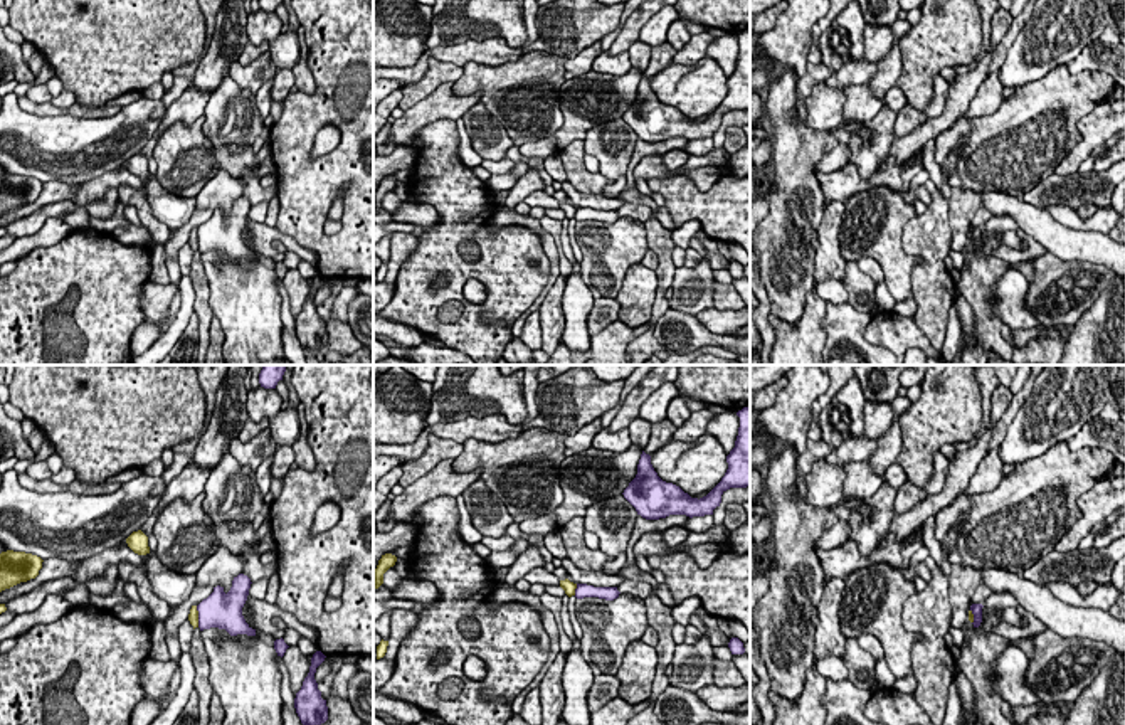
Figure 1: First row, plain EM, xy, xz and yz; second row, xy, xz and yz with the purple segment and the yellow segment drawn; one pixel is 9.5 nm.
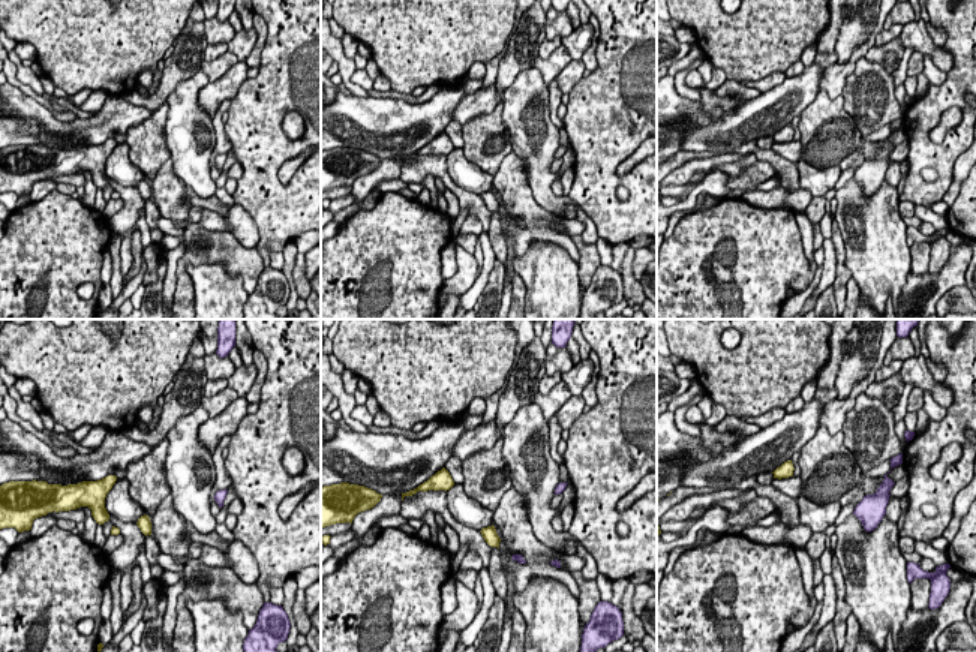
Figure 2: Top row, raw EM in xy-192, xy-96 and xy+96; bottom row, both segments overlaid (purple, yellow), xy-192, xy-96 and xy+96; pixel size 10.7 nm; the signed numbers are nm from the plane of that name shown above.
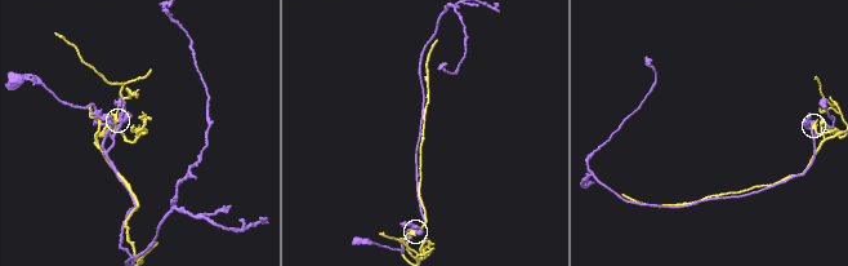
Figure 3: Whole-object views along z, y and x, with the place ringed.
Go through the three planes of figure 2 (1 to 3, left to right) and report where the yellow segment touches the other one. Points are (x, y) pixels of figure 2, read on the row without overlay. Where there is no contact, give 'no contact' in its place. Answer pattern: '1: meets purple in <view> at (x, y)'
1: no contact
2: no contact
3: no contact

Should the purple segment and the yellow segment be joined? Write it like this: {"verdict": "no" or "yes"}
{"verdict": "no"}

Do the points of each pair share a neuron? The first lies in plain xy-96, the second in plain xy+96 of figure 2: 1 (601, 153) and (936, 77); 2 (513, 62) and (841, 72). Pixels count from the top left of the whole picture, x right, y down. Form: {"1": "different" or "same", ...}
{"1": "different", "2": "different"}

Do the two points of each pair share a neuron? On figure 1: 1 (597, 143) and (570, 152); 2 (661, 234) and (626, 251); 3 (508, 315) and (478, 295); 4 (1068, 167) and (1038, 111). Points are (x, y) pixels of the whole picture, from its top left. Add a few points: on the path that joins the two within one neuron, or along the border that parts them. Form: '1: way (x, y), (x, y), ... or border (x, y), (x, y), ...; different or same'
1: border (582, 140), (586, 153); different
2: border (643, 222), (649, 249); different
3: border (468, 278), (463, 295), (480, 305); different
4: border (1078, 120), (1082, 138), (1053, 172); different

